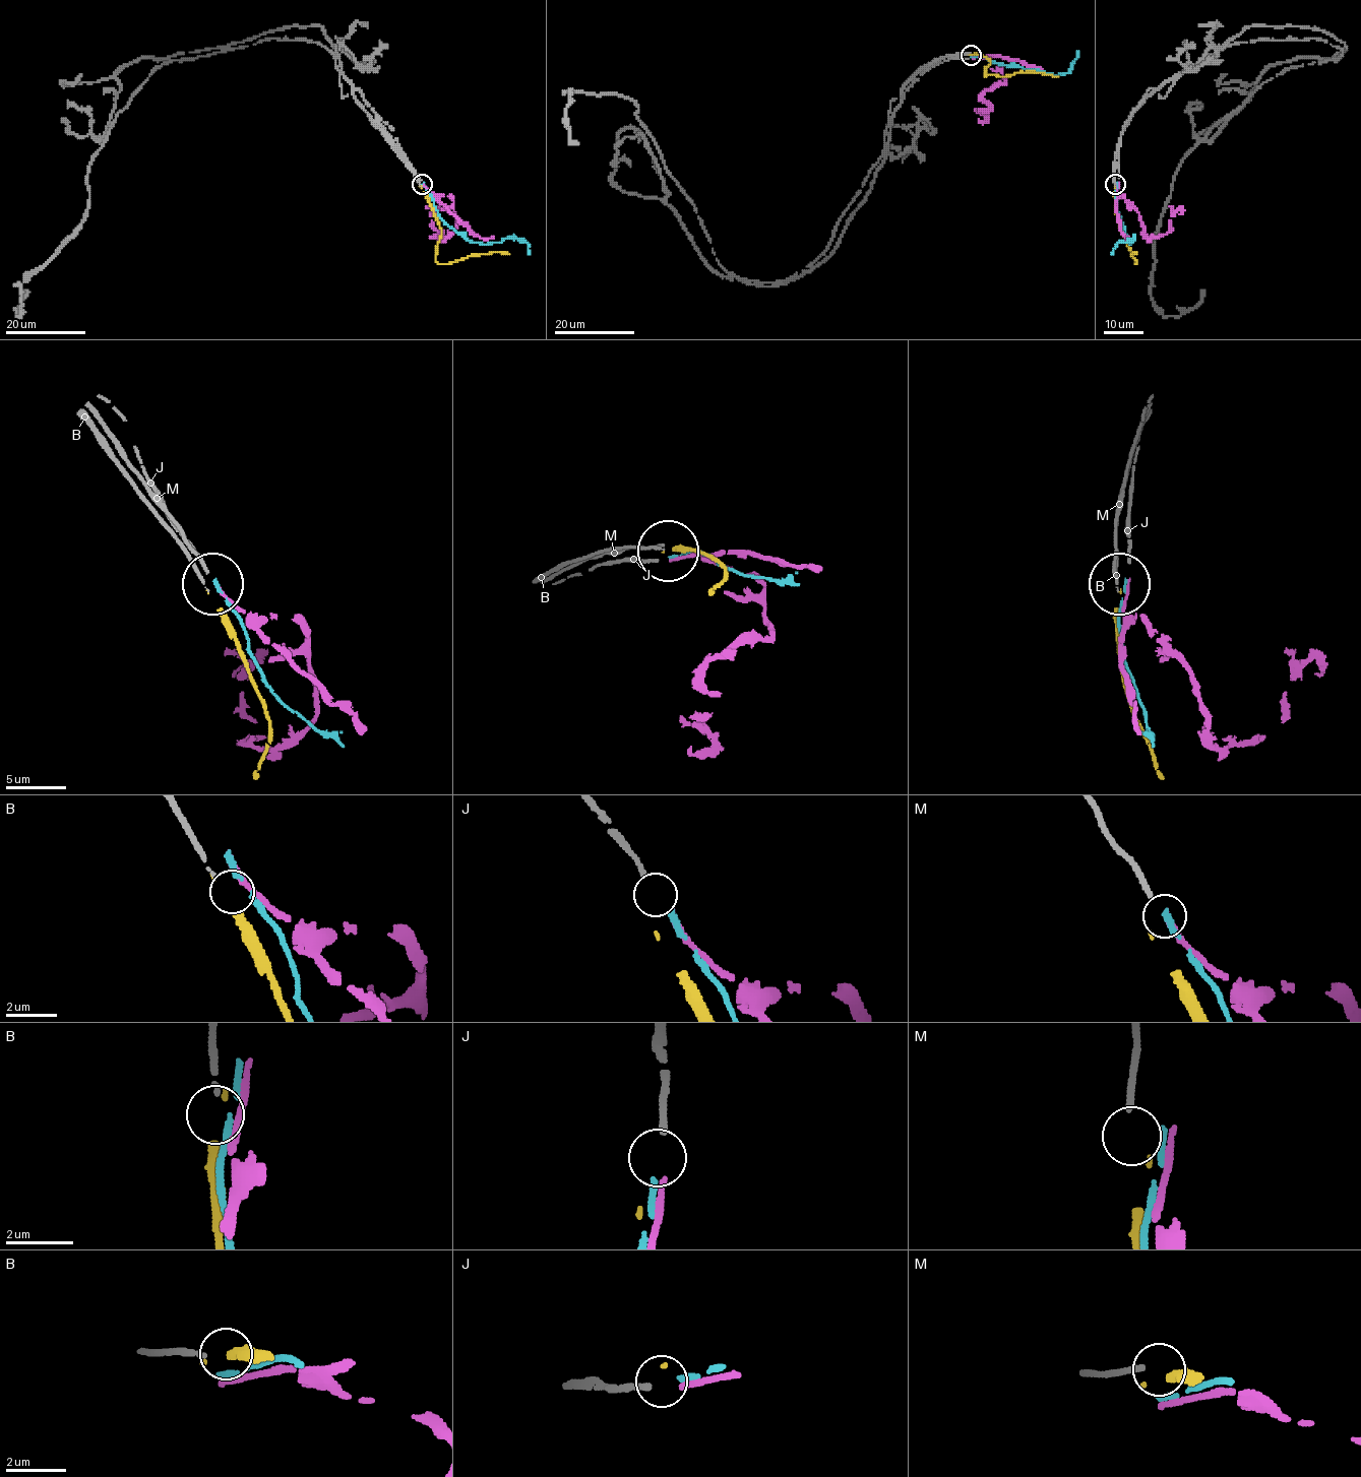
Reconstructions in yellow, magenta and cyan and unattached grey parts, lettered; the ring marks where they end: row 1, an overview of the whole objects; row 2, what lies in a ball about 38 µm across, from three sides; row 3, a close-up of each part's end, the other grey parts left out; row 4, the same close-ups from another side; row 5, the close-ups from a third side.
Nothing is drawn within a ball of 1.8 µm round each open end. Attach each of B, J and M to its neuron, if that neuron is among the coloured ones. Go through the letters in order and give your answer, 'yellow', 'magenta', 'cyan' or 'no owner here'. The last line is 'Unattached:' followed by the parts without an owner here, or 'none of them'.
B: yellow
J: magenta
M: no owner here
Unattached: M

